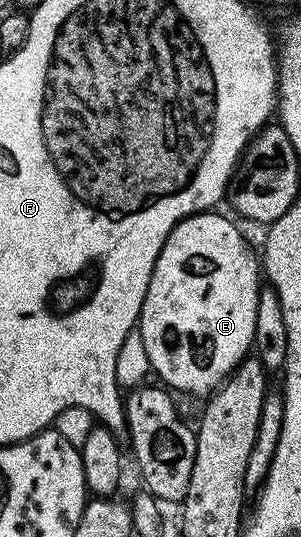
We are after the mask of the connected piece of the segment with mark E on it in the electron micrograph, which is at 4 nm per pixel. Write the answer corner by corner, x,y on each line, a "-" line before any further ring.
219,213
191,215
176,223
161,253
141,305
137,330
151,362
150,370
159,374
172,392
210,396
248,358
255,341
257,301
261,286
261,263
247,248
243,235

